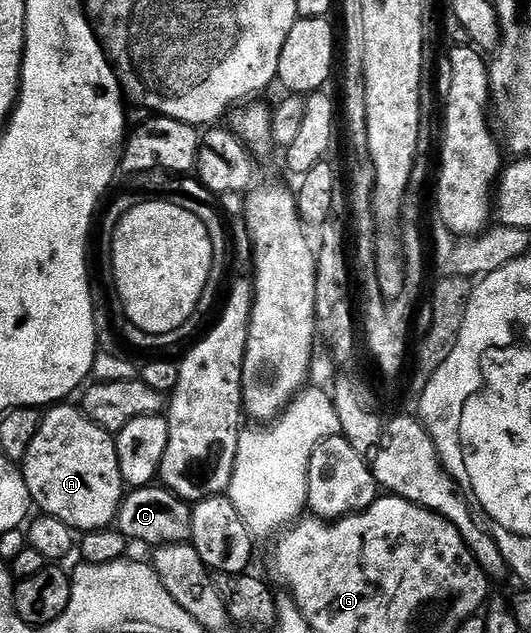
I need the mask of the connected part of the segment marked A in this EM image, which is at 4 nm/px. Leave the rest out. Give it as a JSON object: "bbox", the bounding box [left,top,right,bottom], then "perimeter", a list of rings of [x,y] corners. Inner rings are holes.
{"bbox":[21,403,125,534],"perimeter":[[[59,403],[48,408],[42,414],[37,435],[29,443],[29,451],[21,463],[21,472],[29,487],[29,495],[44,514],[61,519],[80,534],[92,533],[95,529],[108,528],[119,513],[119,504],[125,496],[125,486],[121,469],[117,463],[115,439],[83,414],[82,408],[71,406],[71,403]]]}

